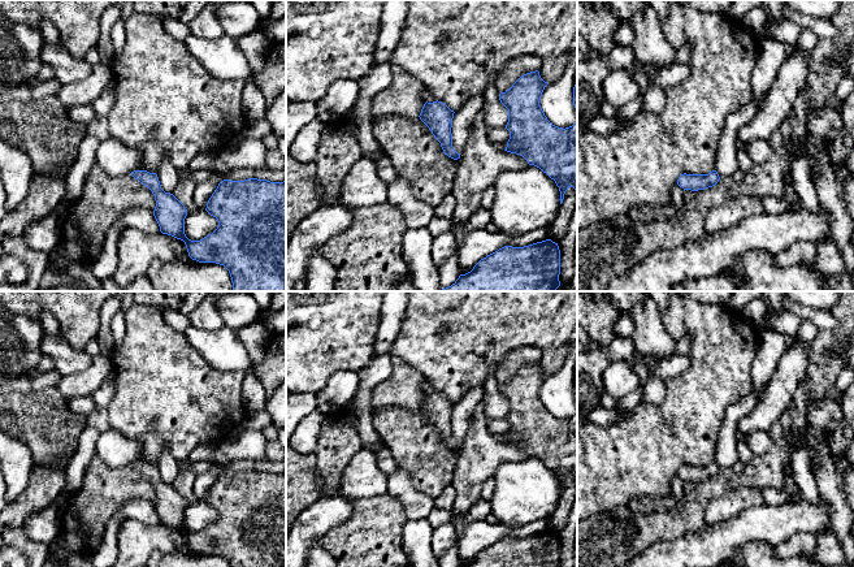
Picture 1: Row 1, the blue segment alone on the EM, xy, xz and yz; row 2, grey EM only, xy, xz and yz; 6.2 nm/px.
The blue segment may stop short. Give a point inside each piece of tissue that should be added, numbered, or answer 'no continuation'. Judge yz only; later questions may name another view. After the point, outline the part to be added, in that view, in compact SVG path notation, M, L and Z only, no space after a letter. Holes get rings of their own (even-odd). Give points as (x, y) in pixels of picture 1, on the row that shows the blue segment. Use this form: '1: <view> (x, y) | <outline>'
no continuation

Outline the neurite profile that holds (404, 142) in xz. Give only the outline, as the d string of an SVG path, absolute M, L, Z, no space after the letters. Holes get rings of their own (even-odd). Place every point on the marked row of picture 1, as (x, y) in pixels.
M403 116L373 118L372 133L385 157L398 170L399 177L409 182L417 199L425 202L433 209L451 192L456 170L455 160L443 153L441 143L420 117L413 120Z

